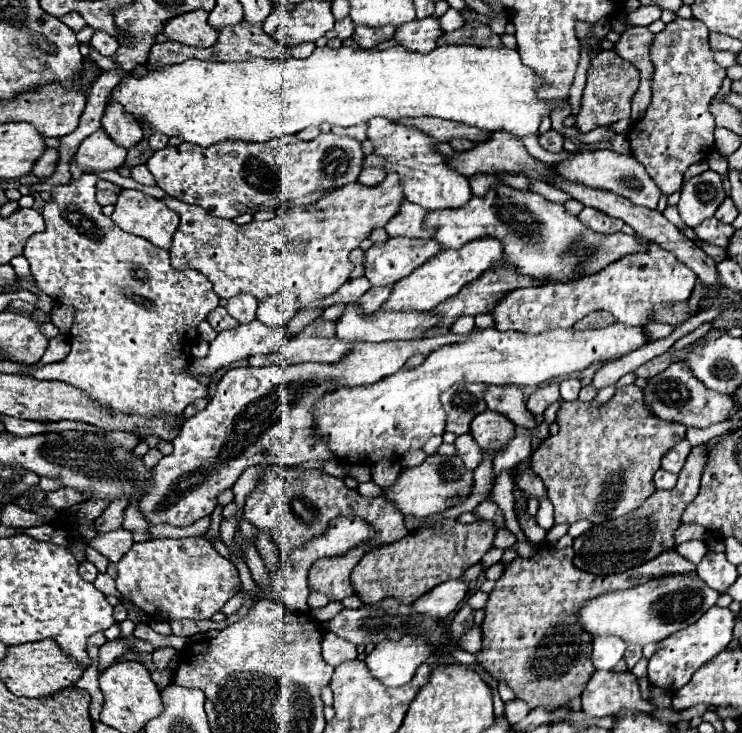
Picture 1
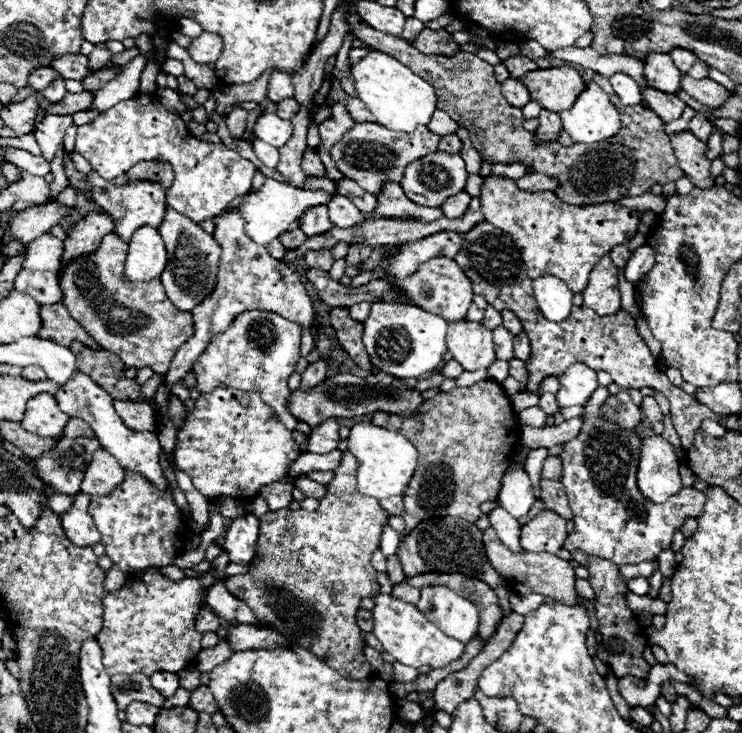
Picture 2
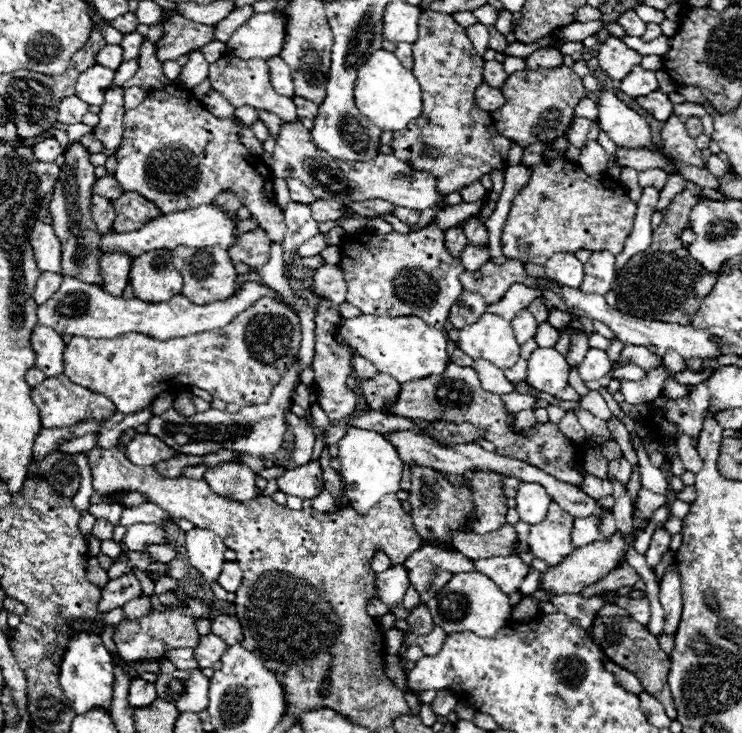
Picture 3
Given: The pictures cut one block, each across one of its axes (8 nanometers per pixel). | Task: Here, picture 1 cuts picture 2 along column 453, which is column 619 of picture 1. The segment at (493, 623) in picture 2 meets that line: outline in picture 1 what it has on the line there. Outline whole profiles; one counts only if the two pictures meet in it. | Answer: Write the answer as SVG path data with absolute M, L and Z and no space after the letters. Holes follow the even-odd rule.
M552 546L538 548L532 558L516 556L496 582L496 588L490 592L488 604L484 608L484 648L476 654L478 662L494 676L494 680L504 678L516 694L516 700L526 702L530 708L550 706L556 710L566 706L570 700L582 694L588 678L594 674L594 666L590 662L592 636L586 634L580 624L576 624L574 616L562 614L576 612L580 606L584 606L584 602L600 594L634 588L648 580L676 574L696 576L696 564L688 562L674 550L660 554L652 562L646 562L638 568L606 578L580 572L572 566L572 558L572 548L554 550ZM656 570L676 572L656 576Z

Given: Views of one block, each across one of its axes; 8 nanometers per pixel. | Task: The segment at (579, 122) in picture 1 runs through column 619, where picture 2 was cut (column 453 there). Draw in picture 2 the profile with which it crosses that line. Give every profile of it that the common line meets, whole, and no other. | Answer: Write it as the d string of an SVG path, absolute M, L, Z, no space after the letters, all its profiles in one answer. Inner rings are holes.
M354 12L348 18L350 32L368 44L372 50L386 52L400 60L404 66L412 68L420 78L432 82L438 90L438 110L444 110L460 128L470 132L474 148L480 152L484 162L490 164L528 164L534 174L544 174L550 178L560 180L560 188L554 190L556 196L564 204L572 206L590 206L590 204L604 204L604 202L618 202L622 198L640 196L650 190L654 184L676 182L684 172L674 158L672 144L664 134L664 122L652 112L644 110L642 106L622 106L616 102L616 110L620 114L622 126L616 136L596 142L592 146L574 144L570 148L560 146L558 142L538 144L534 132L522 128L524 116L520 108L508 106L500 92L500 82L488 82L488 62L470 54L458 52L454 56L426 56L410 46L406 40L380 34L372 30L364 20Z

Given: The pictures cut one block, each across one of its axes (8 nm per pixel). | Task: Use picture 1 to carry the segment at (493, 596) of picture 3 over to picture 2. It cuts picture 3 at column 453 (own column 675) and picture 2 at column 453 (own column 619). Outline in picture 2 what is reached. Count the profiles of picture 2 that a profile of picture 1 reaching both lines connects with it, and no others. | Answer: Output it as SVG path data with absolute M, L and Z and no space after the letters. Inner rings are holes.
M426 586L420 592L422 598L416 608L424 612L430 622L436 622L444 634L454 636L464 644L476 636L478 610L470 600L458 596L446 586Z

